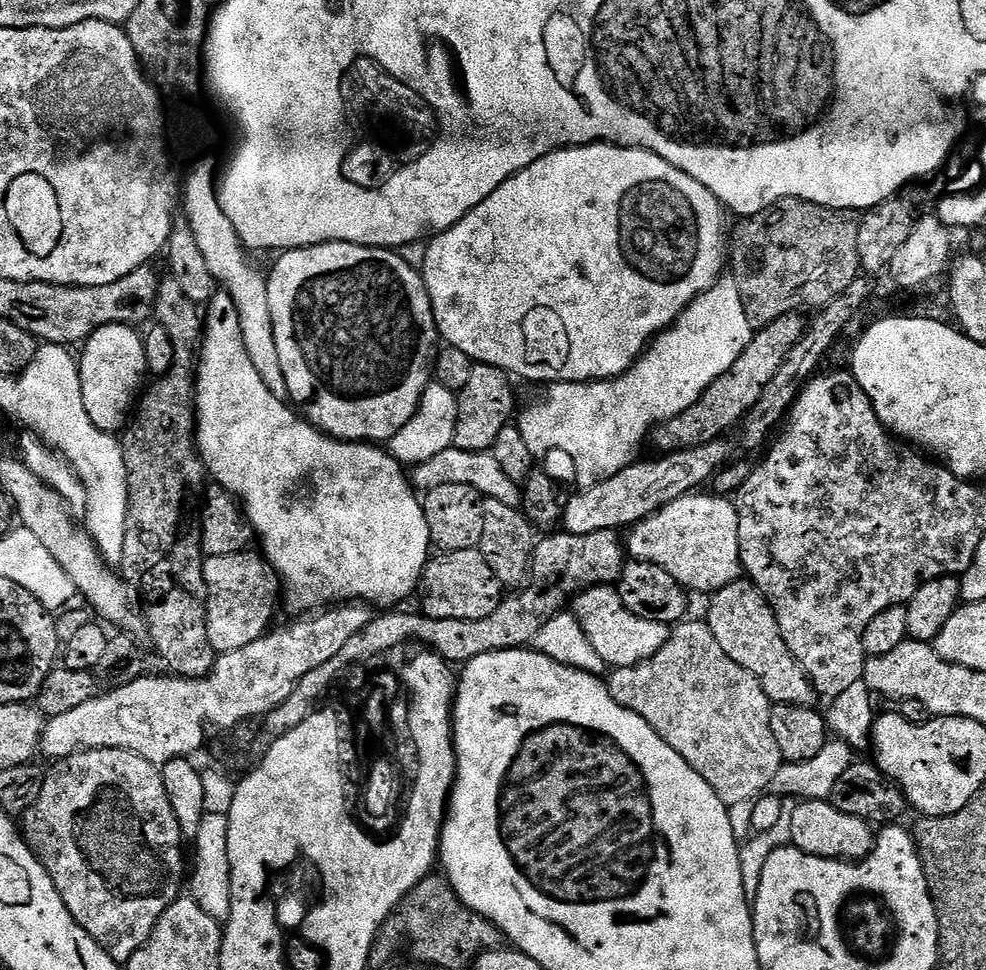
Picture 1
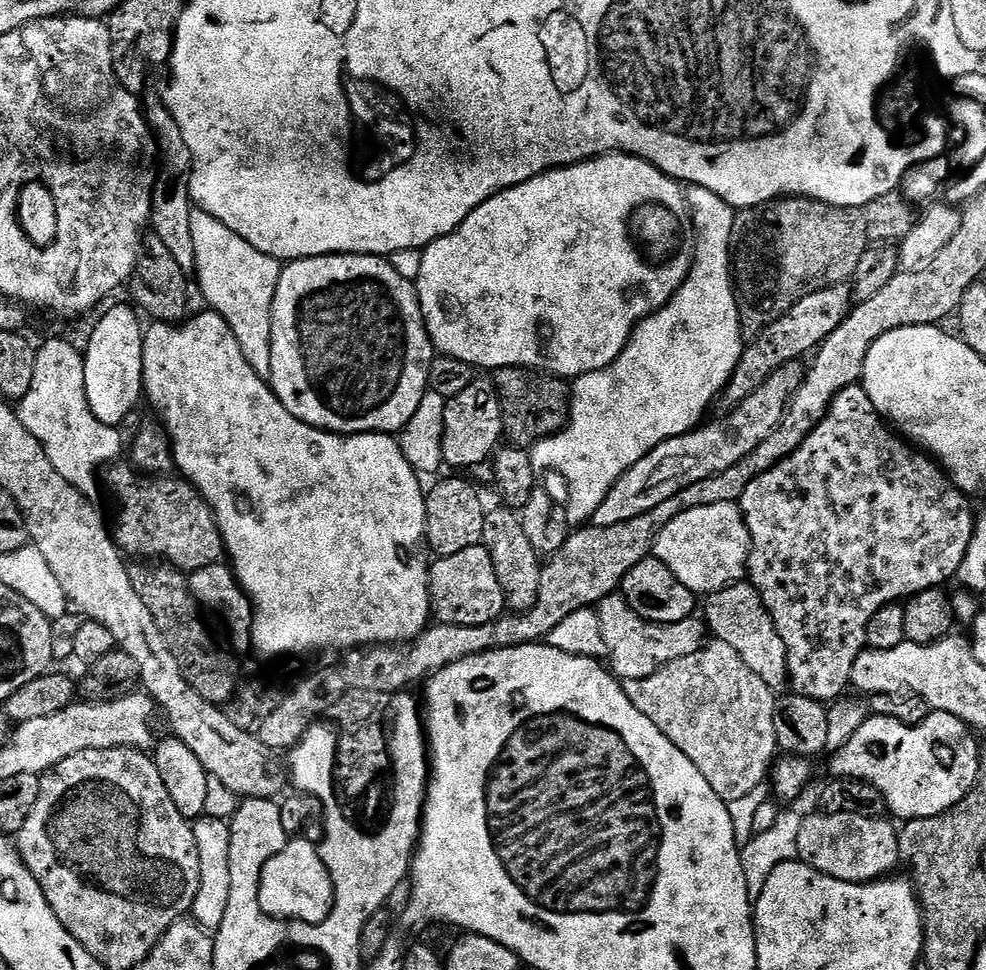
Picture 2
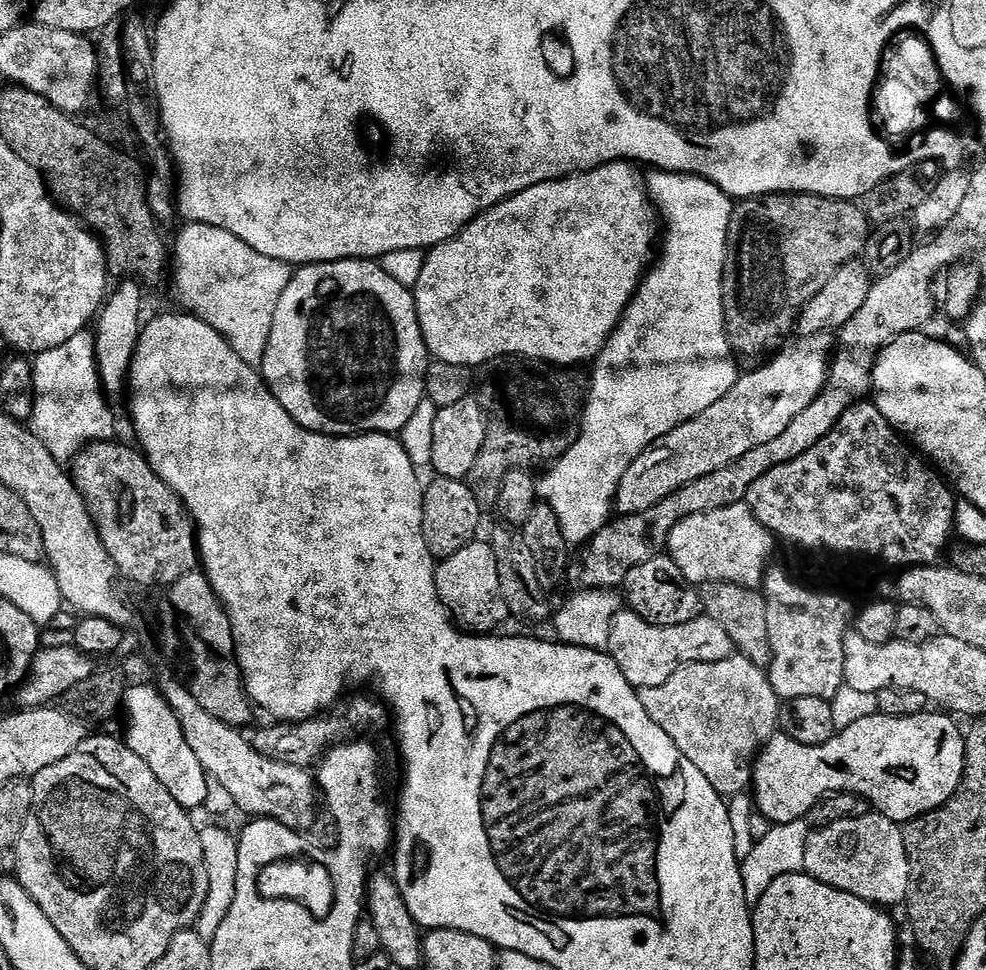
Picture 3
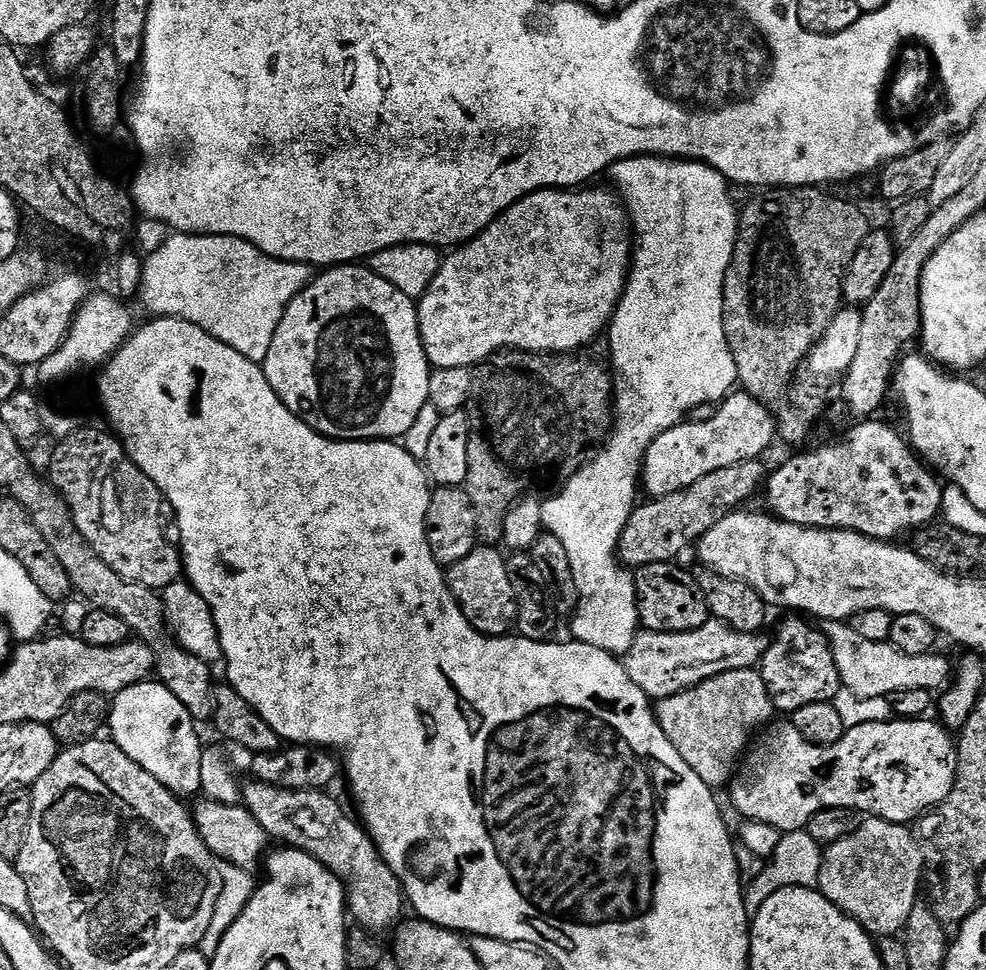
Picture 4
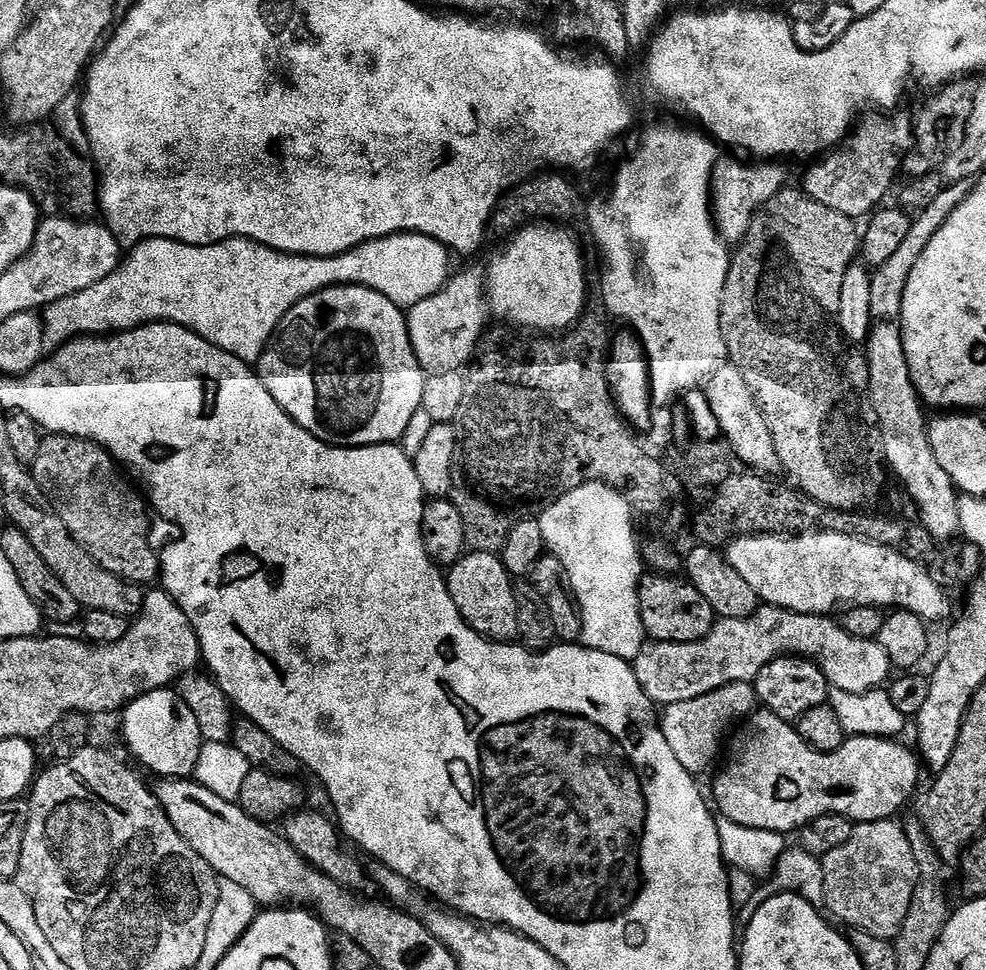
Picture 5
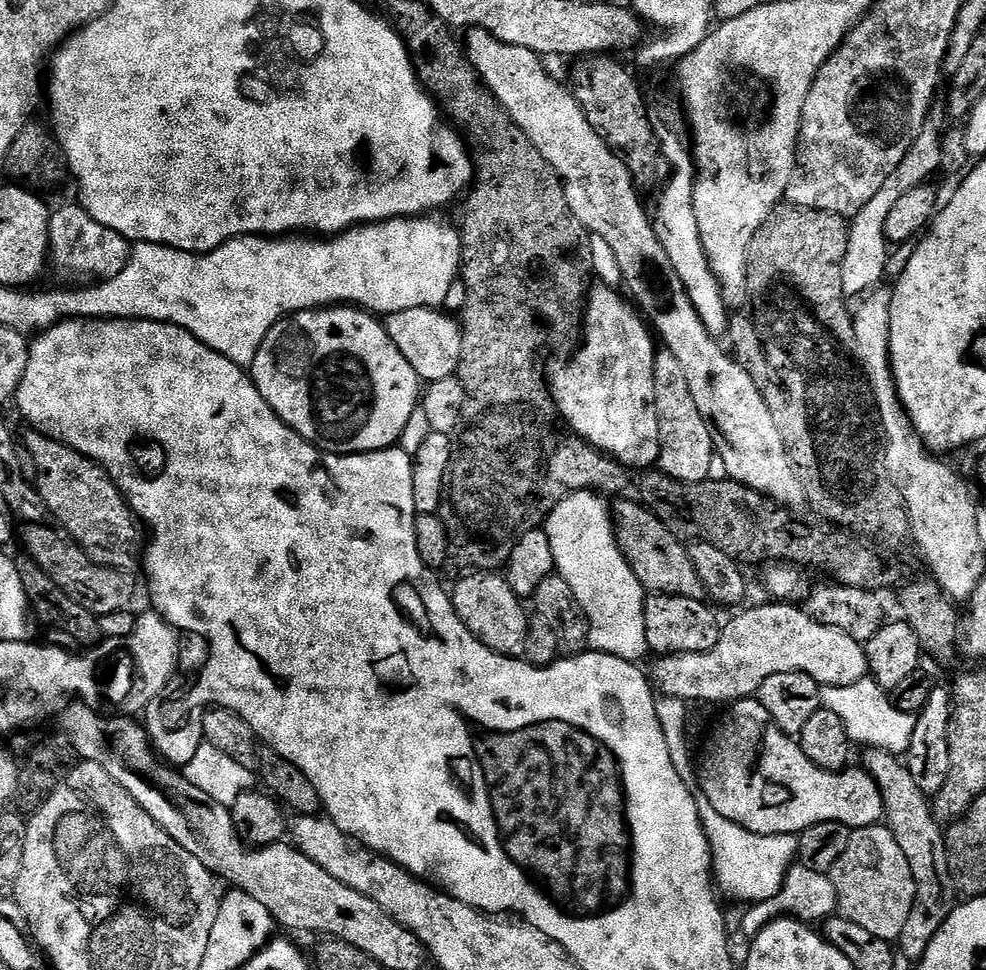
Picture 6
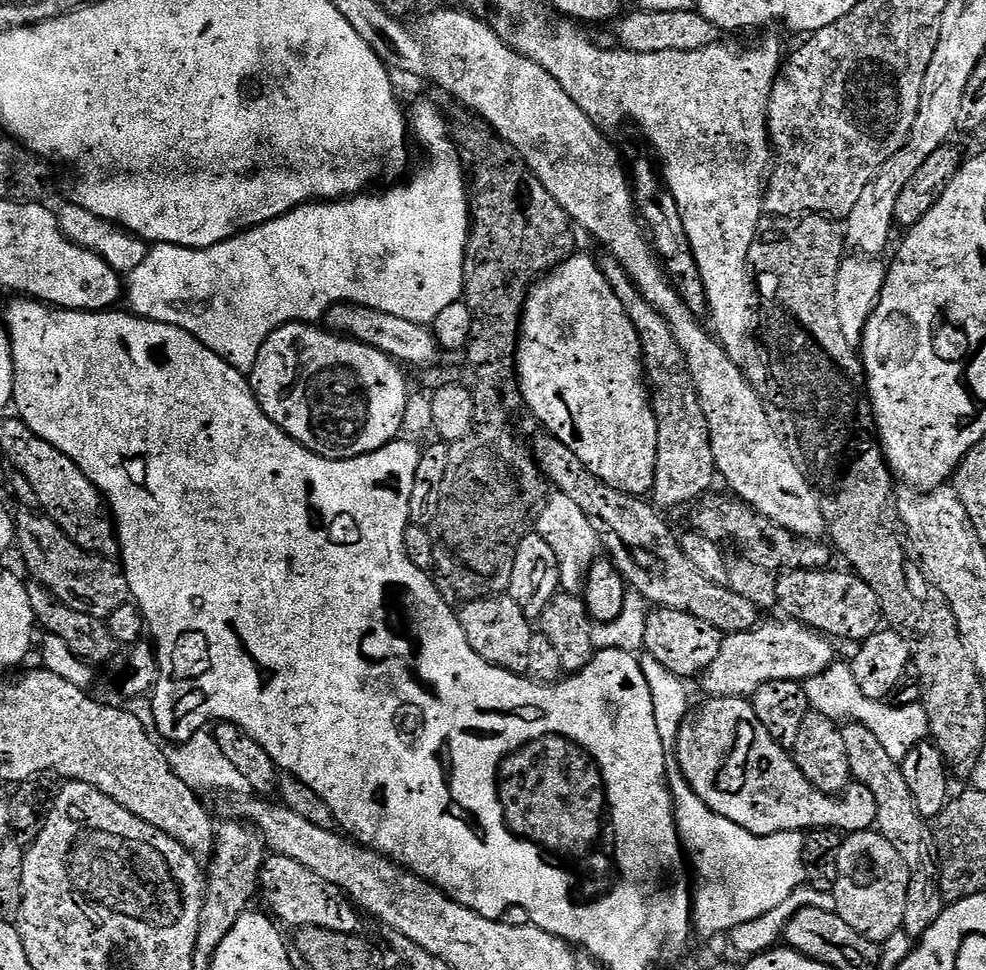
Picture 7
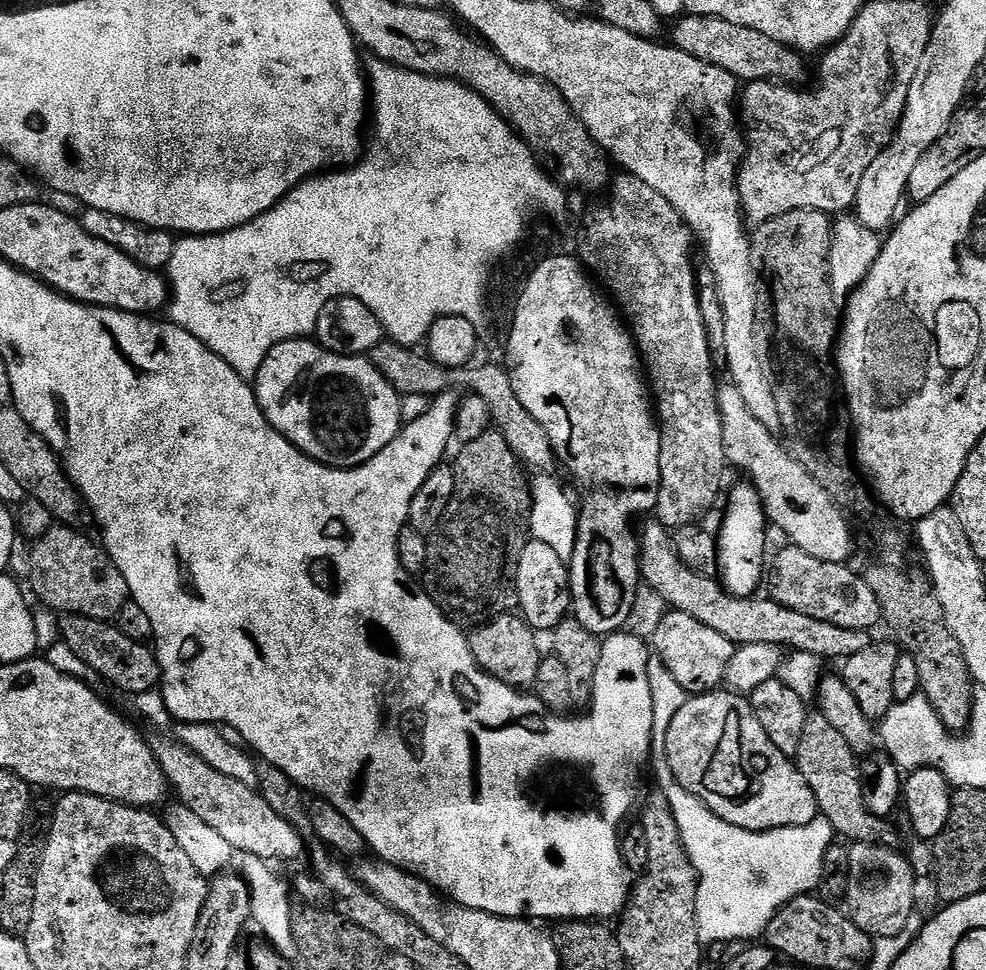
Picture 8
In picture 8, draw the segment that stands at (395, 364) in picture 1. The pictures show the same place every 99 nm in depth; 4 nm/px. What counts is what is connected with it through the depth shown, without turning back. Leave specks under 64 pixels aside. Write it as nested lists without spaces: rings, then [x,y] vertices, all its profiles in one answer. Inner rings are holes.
[[[312,338],[287,340],[270,354],[258,370],[254,381],[256,400],[264,416],[298,450],[327,468],[356,468],[370,462],[400,432],[401,395],[376,369],[368,356],[339,356]]]

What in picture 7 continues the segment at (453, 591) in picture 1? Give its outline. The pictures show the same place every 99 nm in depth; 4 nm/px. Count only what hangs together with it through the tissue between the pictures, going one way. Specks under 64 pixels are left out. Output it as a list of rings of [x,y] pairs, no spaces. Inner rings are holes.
[[[507,594],[487,596],[481,600],[470,600],[459,609],[460,625],[472,643],[472,649],[486,662],[504,668],[508,672],[521,674],[530,666],[531,643],[536,632],[533,621]]]

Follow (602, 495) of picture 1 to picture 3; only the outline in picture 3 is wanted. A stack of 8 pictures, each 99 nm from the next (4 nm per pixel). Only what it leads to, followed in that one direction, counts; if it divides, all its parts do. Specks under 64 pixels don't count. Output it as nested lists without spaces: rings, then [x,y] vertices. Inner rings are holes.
[[[829,333],[805,336],[797,341],[797,344],[789,343],[781,347],[769,359],[773,359],[769,364],[764,364],[761,368],[746,373],[745,376],[743,373],[737,379],[736,385],[725,396],[718,398],[714,406],[702,410],[702,414],[678,426],[670,434],[666,434],[651,445],[648,451],[642,453],[622,478],[616,491],[615,511],[620,516],[642,514],[658,506],[658,502],[670,498],[670,494],[682,490],[682,486],[706,474],[714,474],[714,470],[722,470],[722,466],[730,466],[730,462],[742,458],[742,454],[750,454],[750,450],[755,450],[757,446],[762,446],[773,438],[779,438],[786,431],[786,426],[790,426],[790,422],[794,422],[794,418],[798,418],[798,414],[802,414],[802,410],[806,410],[806,406],[810,406],[818,398],[824,385],[828,383],[828,369],[834,355],[834,340]]]

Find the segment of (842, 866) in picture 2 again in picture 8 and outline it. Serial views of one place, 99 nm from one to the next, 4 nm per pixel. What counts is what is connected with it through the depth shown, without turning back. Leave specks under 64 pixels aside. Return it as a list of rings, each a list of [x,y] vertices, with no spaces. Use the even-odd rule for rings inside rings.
[[[852,844],[848,848],[848,885],[842,901],[849,920],[867,936],[894,936],[902,931],[914,913],[916,873],[907,855],[877,844]]]

